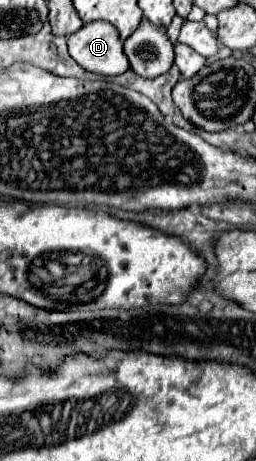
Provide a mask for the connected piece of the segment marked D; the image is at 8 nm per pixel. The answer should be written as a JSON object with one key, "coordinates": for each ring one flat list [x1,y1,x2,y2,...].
{"coordinates":[[106,21,86,23,68,37,70,57,90,73,114,77,130,69,118,31]]}

